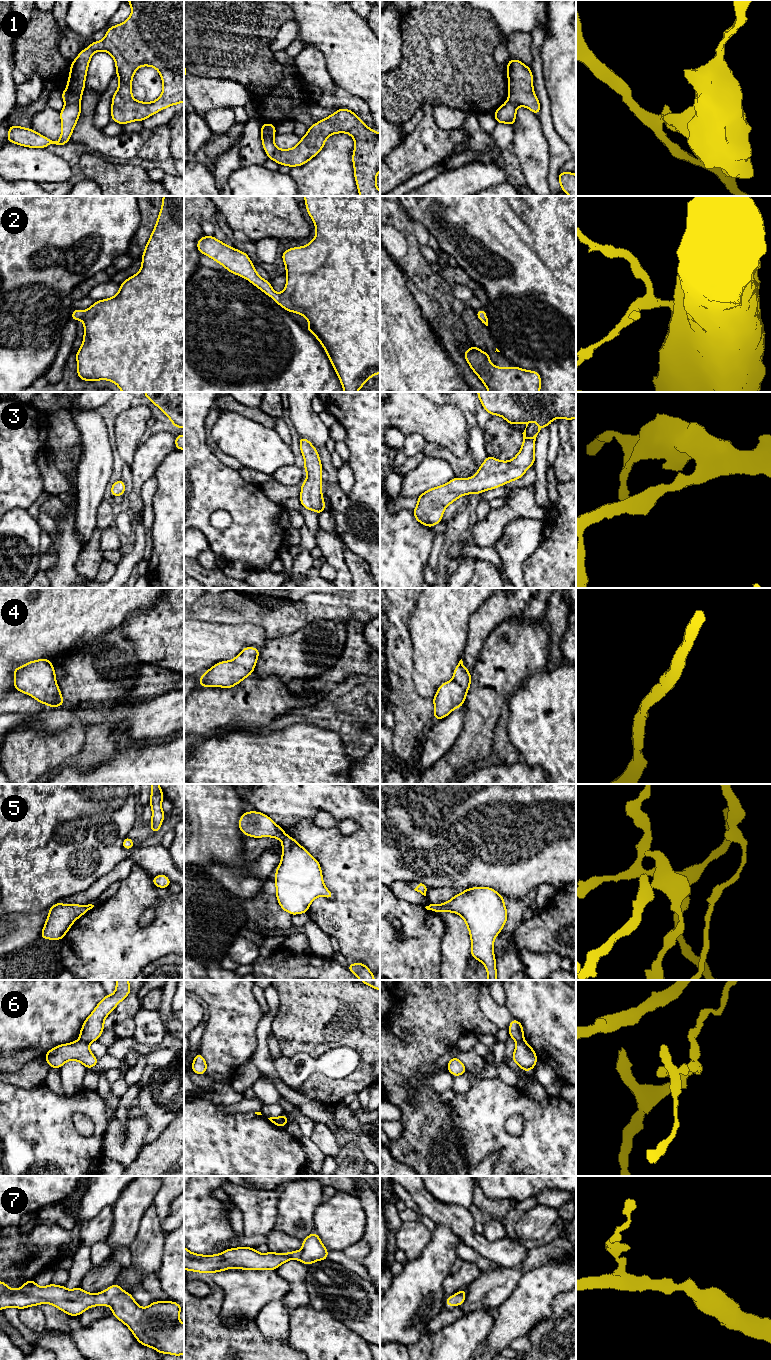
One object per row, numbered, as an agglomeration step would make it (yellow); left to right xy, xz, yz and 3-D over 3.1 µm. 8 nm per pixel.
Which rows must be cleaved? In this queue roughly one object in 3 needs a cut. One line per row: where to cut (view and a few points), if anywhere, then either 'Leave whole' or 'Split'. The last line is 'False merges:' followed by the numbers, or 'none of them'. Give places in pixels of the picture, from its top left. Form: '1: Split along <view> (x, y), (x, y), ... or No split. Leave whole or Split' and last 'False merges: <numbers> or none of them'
1: Split along xy (79, 102), (67, 102), (65, 104). Split
2: No split. Leave whole
3: No split. Leave whole
4: No split. Leave whole
5: Split along xz (285, 834), (280, 838). Split
6: Split along xy (80, 1039), (88, 1043). Split
7: No split. Leave whole
False merges: 1, 5, 6

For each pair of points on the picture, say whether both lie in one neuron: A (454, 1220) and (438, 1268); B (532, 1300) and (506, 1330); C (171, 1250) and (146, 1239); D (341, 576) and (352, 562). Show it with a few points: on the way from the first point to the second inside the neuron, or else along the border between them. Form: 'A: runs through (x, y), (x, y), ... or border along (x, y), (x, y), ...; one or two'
A: border along (436, 1223), (448, 1227), (462, 1242); two
B: runs through (525, 1307), (511, 1323); one
C: border along (166, 1234), (162, 1263), (158, 1270); two
D: border along (342, 544), (343, 559), (351, 577); two

